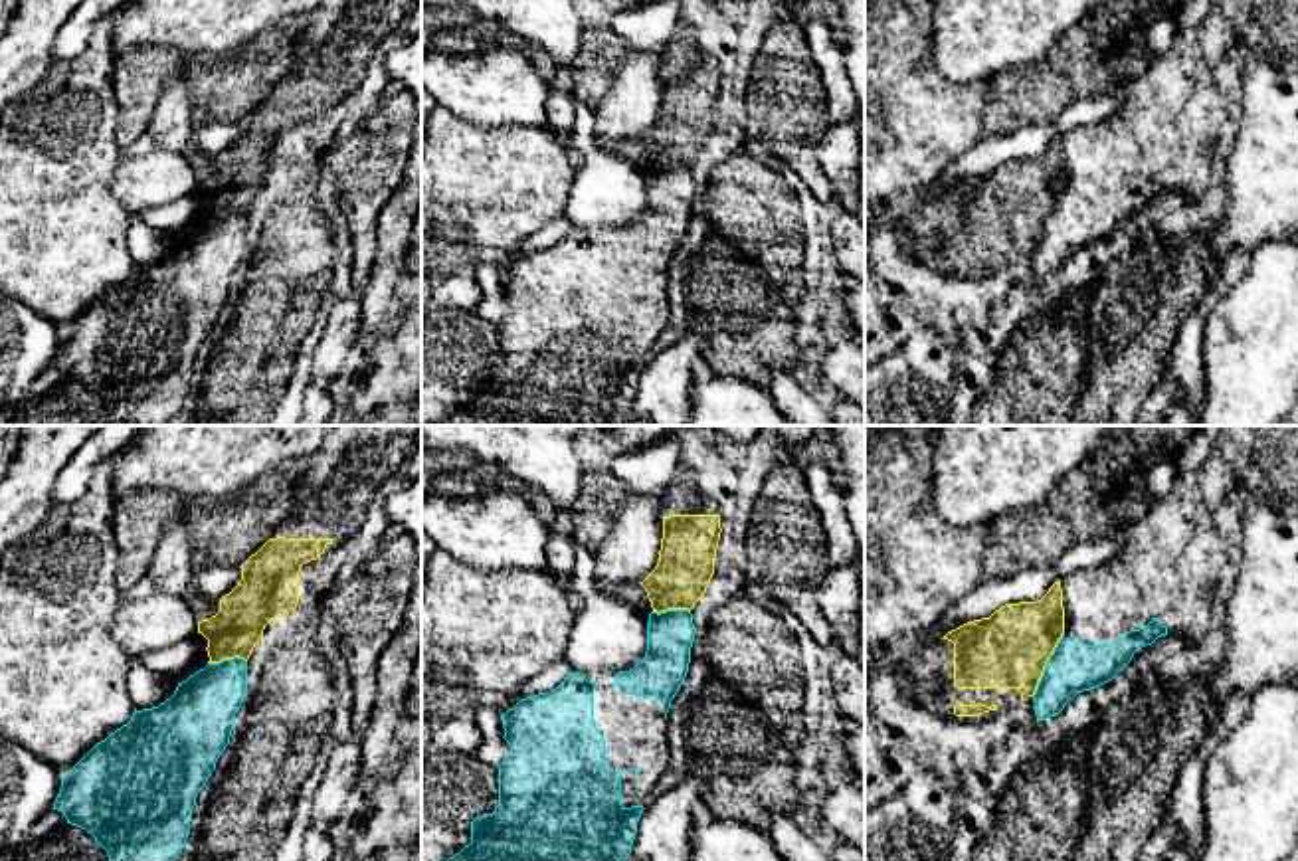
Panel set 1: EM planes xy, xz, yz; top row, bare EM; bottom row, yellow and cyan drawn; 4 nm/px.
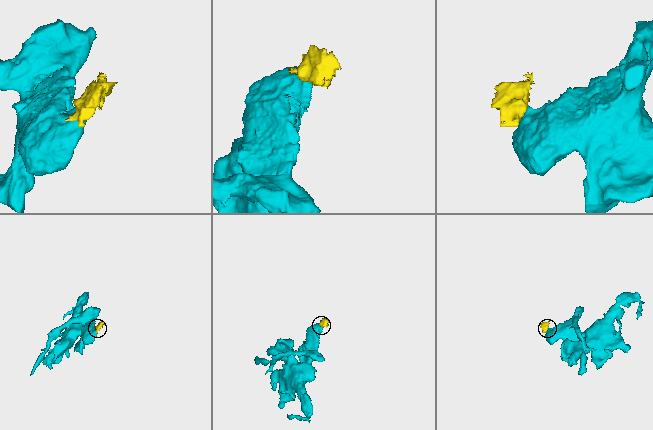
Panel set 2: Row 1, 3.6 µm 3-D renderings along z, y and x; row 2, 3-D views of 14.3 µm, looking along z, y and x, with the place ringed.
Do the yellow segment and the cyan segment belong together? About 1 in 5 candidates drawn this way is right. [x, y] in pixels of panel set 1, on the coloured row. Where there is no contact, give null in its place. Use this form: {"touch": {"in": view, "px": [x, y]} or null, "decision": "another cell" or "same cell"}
{"touch": {"in": "yz", "px": [1045, 664]}, "decision": "another cell"}

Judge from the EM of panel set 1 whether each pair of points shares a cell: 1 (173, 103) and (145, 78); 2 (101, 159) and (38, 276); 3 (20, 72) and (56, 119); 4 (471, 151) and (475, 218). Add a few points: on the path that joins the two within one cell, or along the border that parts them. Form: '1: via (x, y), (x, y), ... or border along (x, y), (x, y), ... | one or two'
1: border along (177, 70), (167, 82), (147, 131) | two
2: via (72, 189), (48, 216), (48, 246) | one
3: border along (54, 66), (20, 94) | two
4: via (471, 167), (475, 202) | one

